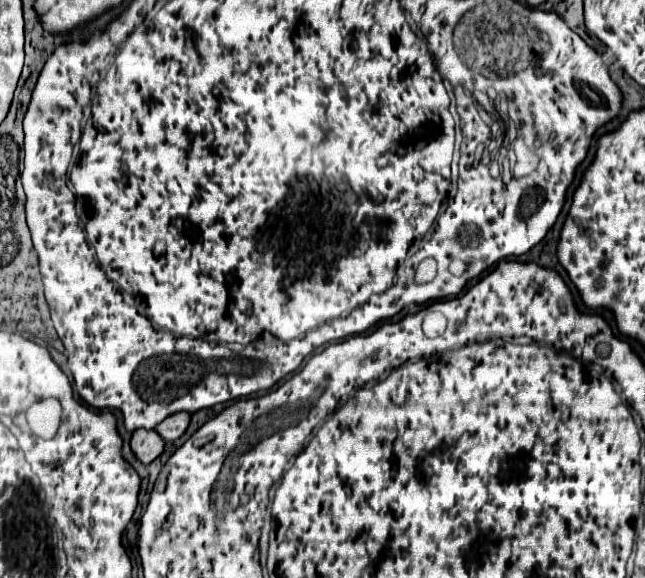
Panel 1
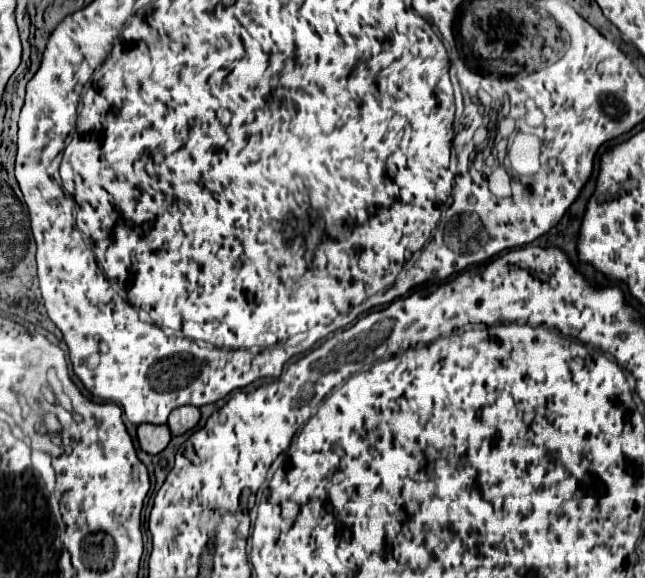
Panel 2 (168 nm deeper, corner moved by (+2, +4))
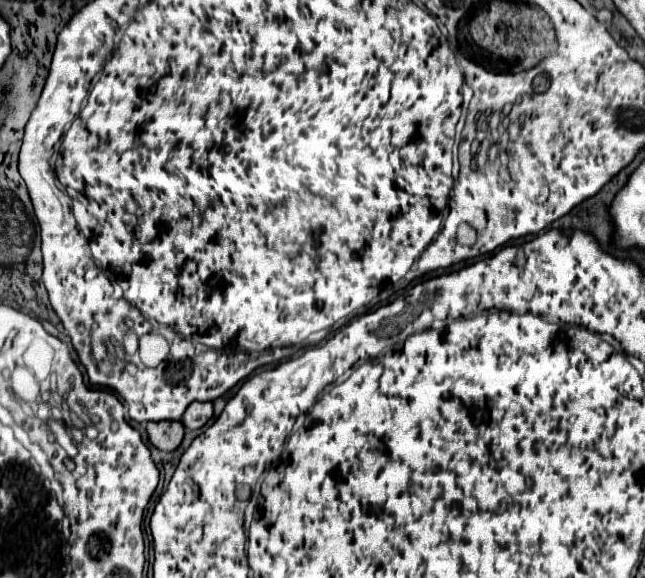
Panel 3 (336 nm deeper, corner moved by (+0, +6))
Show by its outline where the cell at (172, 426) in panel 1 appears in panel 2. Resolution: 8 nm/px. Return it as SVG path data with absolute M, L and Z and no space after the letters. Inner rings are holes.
M182 406L182 408L176 408L170 412L168 416L168 428L172 432L172 436L180 436L188 430L192 430L200 420L200 410L194 408L194 406Z

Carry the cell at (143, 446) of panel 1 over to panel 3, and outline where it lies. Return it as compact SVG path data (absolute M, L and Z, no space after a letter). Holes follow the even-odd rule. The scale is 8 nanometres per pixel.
M164 420L164 422L148 422L148 438L150 442L162 450L172 452L180 446L184 438L184 426L178 420Z

